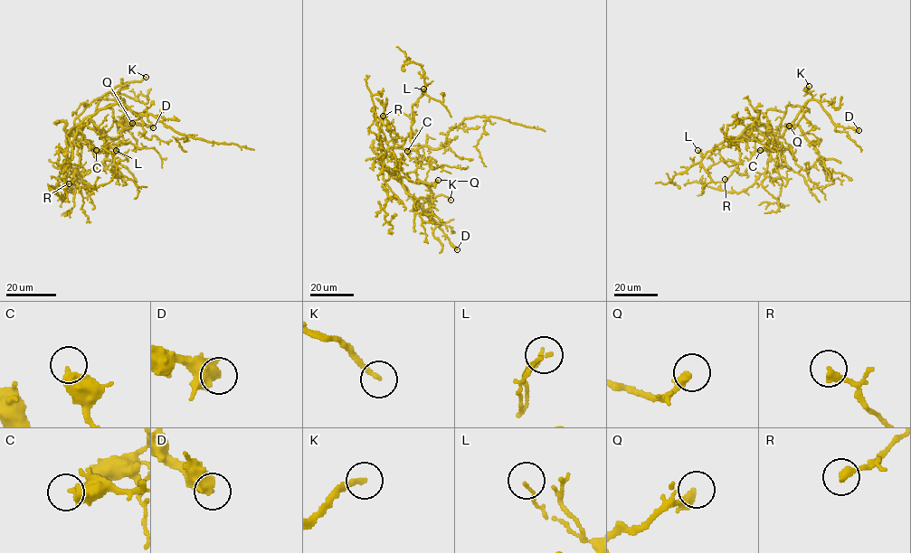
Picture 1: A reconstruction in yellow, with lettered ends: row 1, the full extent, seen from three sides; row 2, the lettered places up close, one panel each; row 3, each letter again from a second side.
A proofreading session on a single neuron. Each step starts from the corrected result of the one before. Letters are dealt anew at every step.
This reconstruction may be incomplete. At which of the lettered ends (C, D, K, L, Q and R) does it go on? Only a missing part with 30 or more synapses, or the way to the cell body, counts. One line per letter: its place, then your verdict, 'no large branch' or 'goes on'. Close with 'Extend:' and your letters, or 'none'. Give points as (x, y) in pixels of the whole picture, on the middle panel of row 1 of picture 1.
C: at (407, 151); no large branch
D: at (457, 249); goes on
K: at (450, 200); goes on
L: at (423, 89); no large branch
Q: at (438, 180); goes on
R: at (383, 116); no large branch
Extend: D, K, Q

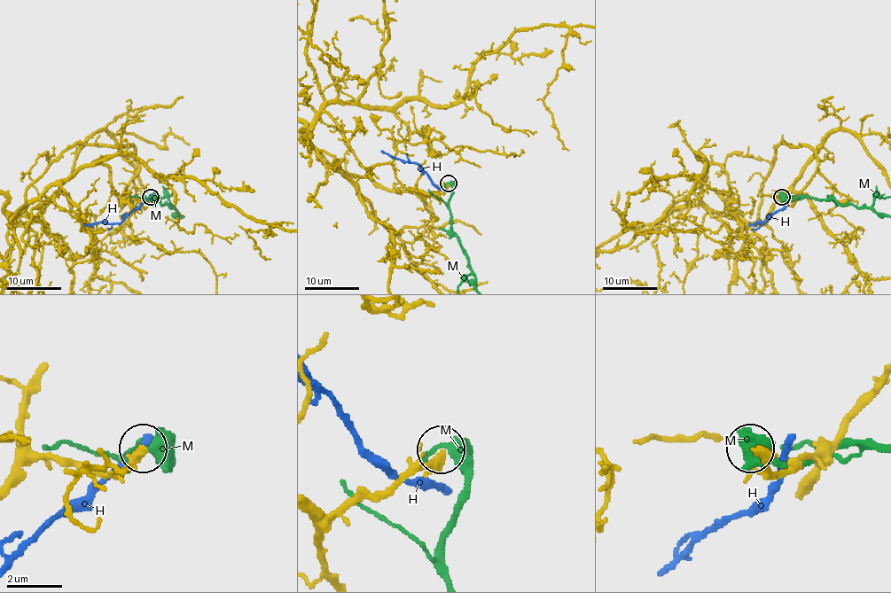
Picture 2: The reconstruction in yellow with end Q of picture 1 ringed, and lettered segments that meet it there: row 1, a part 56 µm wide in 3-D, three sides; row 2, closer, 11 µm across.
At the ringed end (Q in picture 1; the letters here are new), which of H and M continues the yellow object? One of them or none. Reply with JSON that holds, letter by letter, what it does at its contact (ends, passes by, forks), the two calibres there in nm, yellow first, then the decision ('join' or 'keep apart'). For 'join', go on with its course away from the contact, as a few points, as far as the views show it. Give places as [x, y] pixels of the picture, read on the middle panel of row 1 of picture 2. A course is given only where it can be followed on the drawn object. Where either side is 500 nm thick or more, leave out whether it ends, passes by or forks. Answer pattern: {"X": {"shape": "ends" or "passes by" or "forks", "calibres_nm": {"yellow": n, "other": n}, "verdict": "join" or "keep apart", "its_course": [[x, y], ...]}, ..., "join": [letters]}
{"H": {"shape": "passes by", "calibres_nm": {"yellow": 240, "other": 300}, "verdict": "keep apart"}, "M": {"shape": "ends", "calibres_nm": {"yellow": 320, "other": 200}, "verdict": "keep apart"}, "join": []}

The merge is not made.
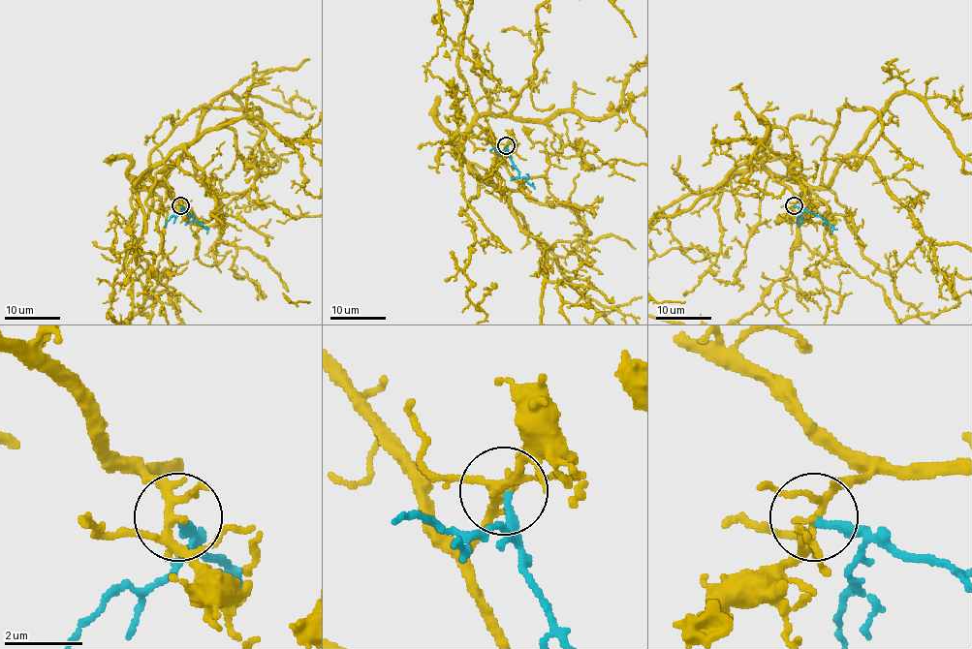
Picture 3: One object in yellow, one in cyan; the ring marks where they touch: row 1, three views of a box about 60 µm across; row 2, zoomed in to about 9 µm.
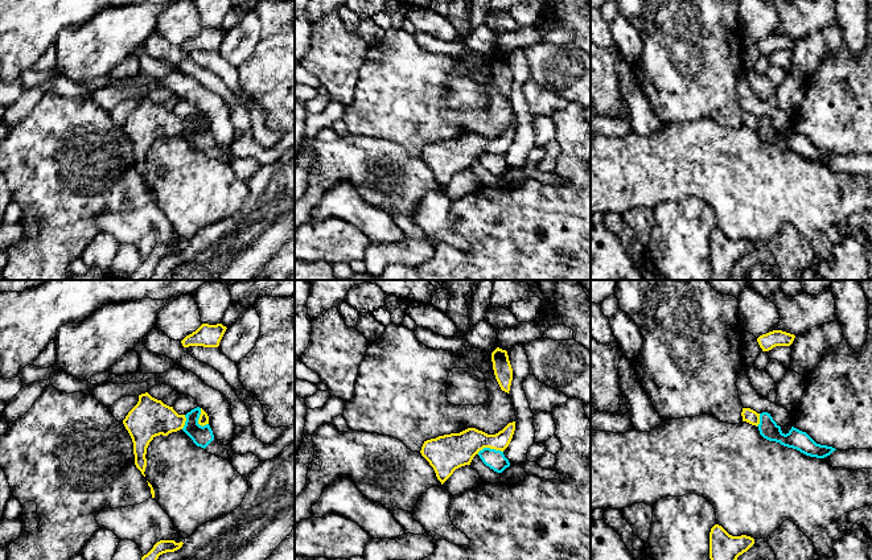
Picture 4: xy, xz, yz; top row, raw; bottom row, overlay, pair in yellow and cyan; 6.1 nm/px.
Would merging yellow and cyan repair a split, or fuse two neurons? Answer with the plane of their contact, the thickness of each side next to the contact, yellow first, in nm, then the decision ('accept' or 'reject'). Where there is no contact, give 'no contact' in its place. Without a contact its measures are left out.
contact in xz; calibres 220 and 120 nm; reject

